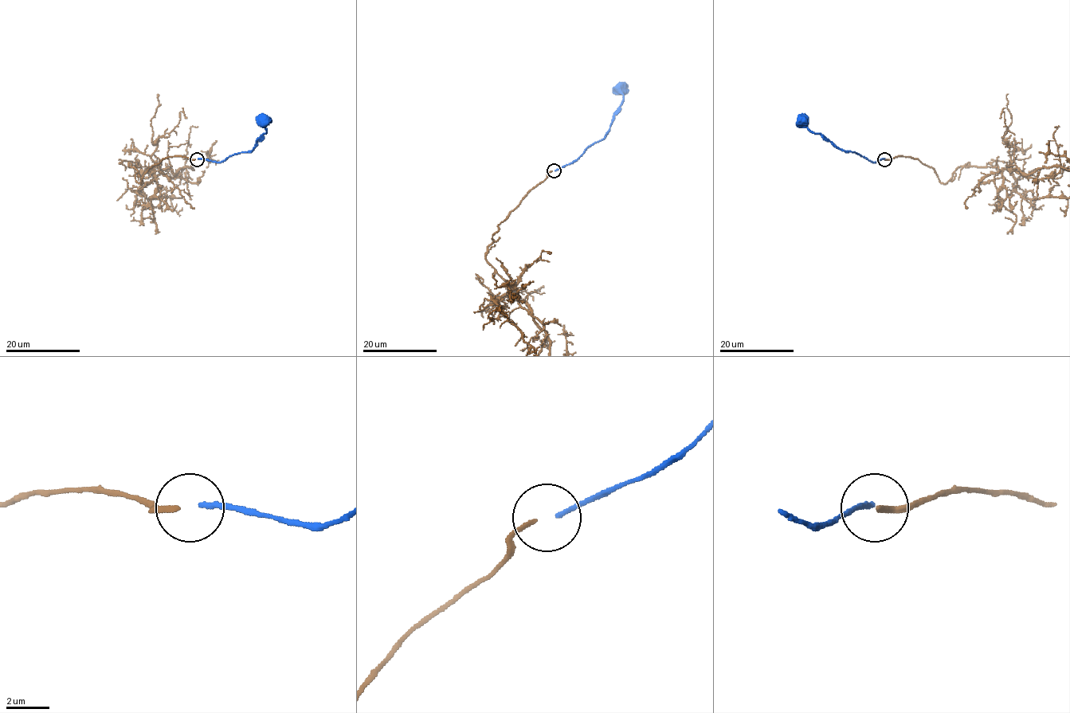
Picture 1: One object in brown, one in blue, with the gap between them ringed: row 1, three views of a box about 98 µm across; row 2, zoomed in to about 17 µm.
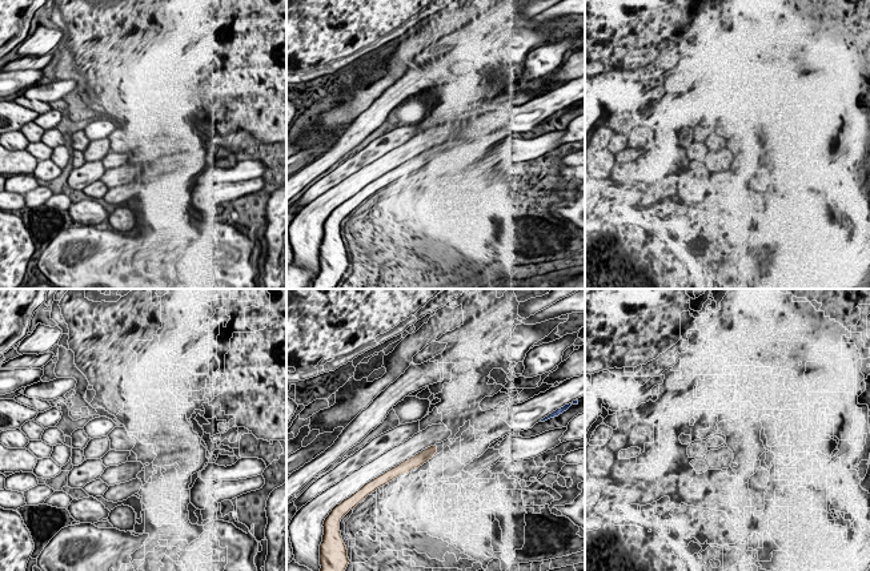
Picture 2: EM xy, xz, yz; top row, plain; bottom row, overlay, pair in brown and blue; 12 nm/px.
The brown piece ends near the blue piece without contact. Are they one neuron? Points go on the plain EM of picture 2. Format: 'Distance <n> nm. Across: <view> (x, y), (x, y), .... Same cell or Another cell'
Distance 1300 nm. Across: xz (436, 148), (540, 123). Same cell

